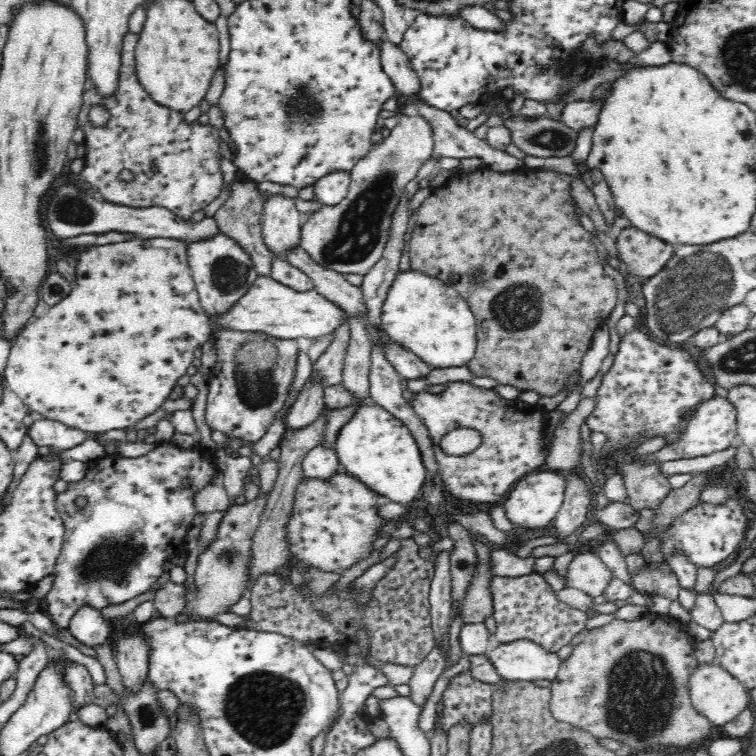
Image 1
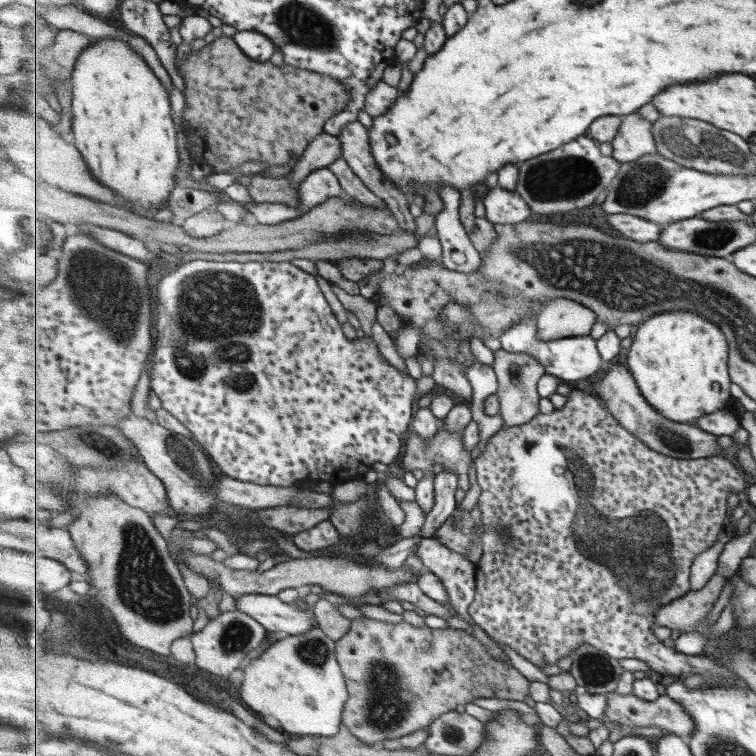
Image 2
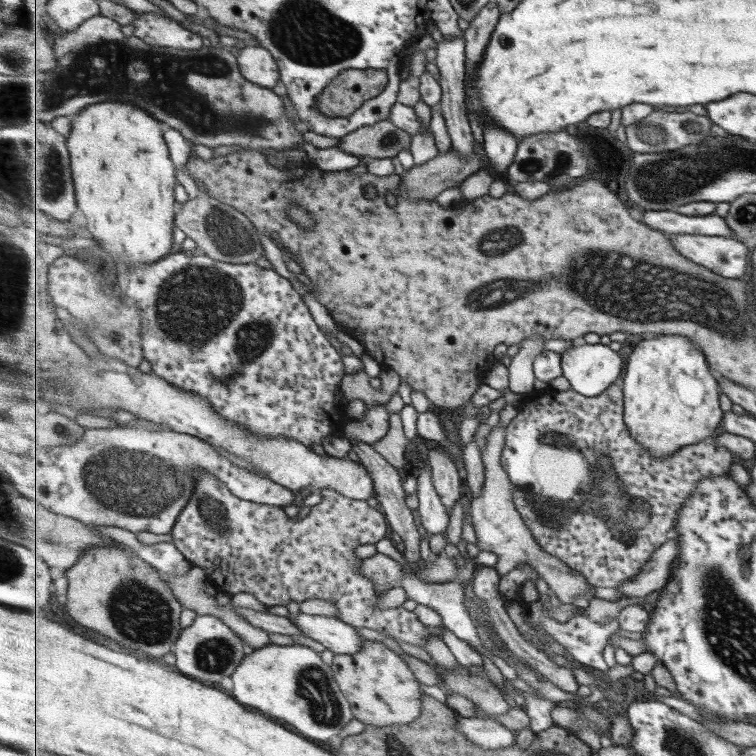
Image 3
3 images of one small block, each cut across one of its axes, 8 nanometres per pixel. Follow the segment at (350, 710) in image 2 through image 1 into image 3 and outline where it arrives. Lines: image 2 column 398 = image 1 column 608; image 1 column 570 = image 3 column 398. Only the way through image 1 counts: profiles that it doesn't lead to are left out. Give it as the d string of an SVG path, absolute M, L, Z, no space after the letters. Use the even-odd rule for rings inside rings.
M362 640L362 649L357 654L335 655L332 669L340 689L352 703L355 717L373 726L403 725L416 721L423 711L423 690L409 664L387 644Z

